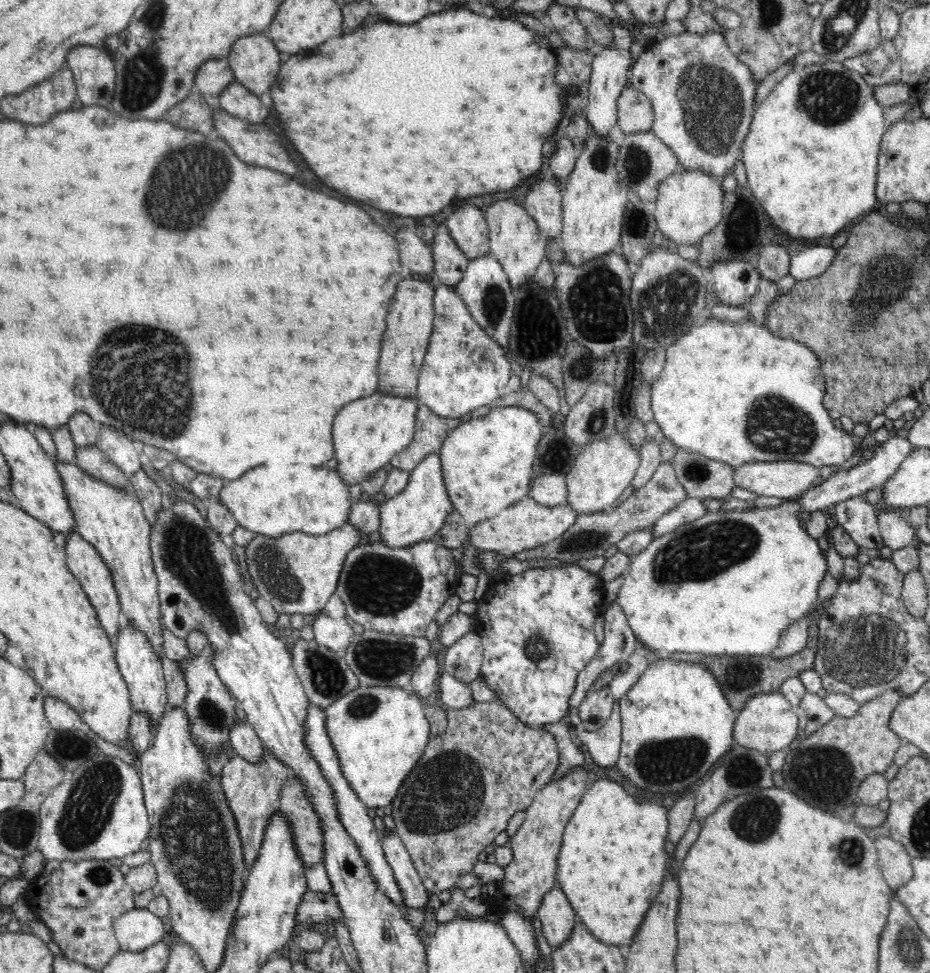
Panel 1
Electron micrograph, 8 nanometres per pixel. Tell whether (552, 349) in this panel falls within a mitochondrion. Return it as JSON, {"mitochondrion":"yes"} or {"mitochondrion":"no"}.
{"mitochondrion":"no"}

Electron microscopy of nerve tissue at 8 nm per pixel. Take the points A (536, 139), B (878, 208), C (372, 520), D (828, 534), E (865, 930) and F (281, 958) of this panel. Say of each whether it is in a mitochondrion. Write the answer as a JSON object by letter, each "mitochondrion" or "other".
{"A":"other","B":"other","C":"other","D":"other","E":"other","F":"other"}

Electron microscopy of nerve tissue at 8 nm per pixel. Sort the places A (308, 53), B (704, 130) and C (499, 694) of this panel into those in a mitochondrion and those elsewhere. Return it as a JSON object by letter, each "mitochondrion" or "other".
{"A":"other","B":"mitochondrion","C":"other"}

